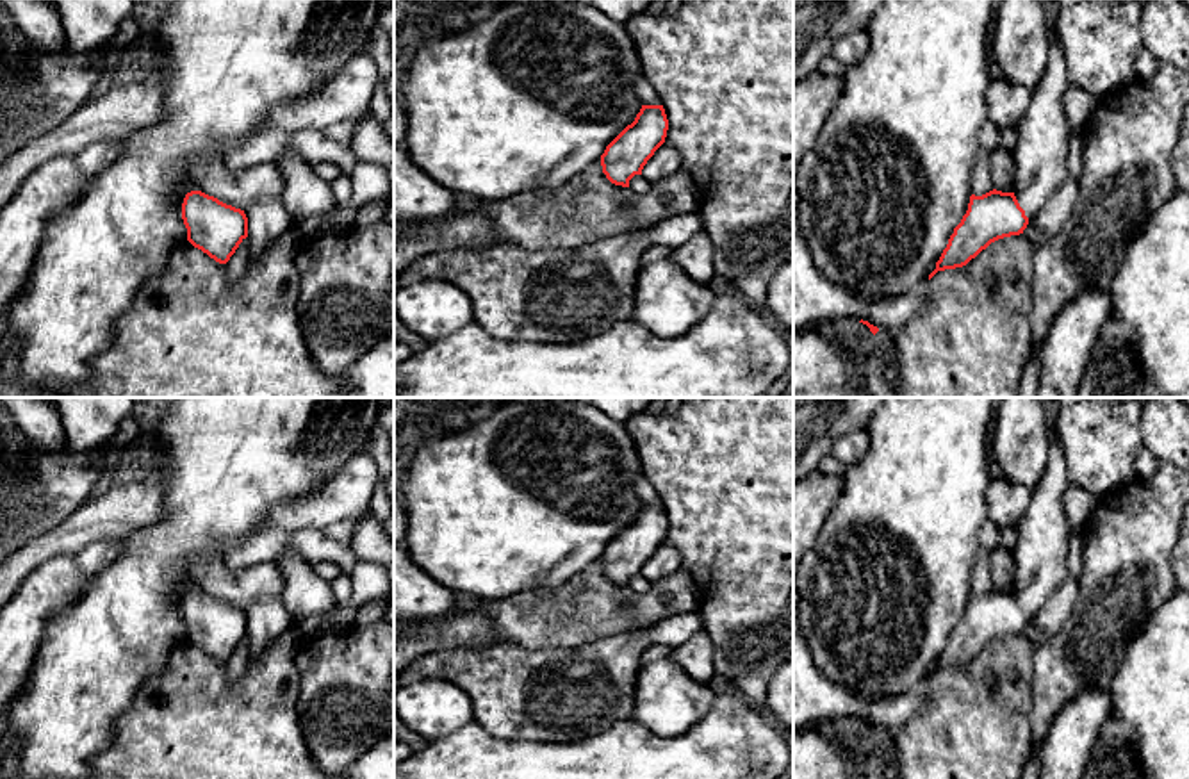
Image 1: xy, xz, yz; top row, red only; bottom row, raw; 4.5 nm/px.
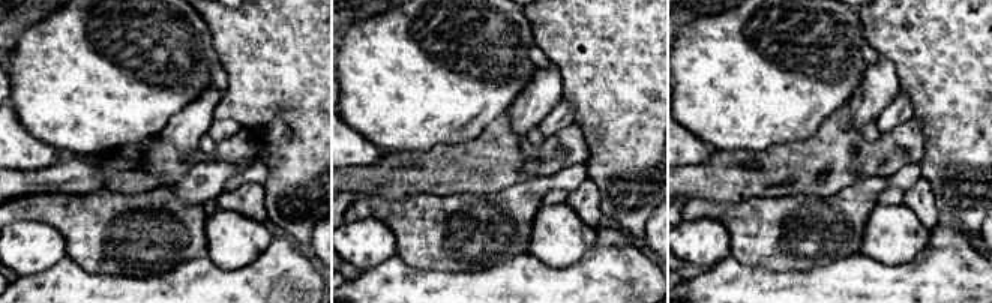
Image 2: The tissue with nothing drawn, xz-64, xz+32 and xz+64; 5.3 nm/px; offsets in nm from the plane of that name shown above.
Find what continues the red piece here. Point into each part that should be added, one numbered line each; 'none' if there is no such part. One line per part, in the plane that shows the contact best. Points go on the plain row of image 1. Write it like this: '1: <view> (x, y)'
1: yz (1040, 555)

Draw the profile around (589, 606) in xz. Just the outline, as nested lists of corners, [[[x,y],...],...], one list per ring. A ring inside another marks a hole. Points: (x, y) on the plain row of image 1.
[[[599,558],[556,588],[524,590],[506,599],[463,599],[449,617],[483,611],[499,644],[529,651],[578,649],[635,626],[654,626],[679,613],[699,611],[701,604],[701,590],[685,567],[638,594],[611,583]]]

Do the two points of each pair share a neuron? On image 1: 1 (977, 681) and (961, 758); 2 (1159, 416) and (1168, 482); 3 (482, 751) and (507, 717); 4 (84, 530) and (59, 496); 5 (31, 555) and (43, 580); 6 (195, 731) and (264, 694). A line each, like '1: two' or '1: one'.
1: one
2: two
3: two
4: two
5: two
6: one

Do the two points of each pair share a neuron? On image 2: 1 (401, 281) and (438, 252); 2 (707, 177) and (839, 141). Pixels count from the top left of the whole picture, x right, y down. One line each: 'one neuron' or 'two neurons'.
1: two neurons
2: one neuron

